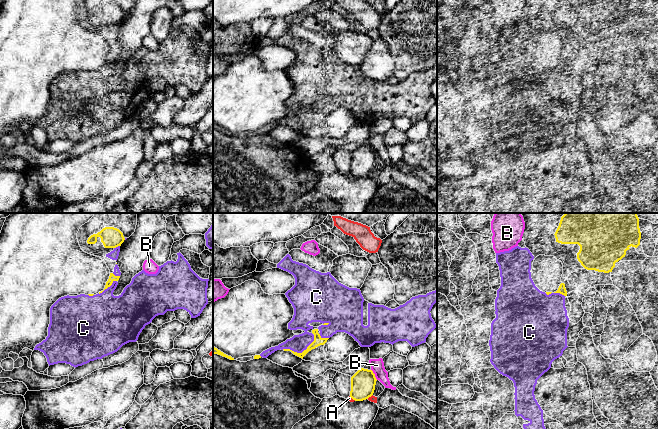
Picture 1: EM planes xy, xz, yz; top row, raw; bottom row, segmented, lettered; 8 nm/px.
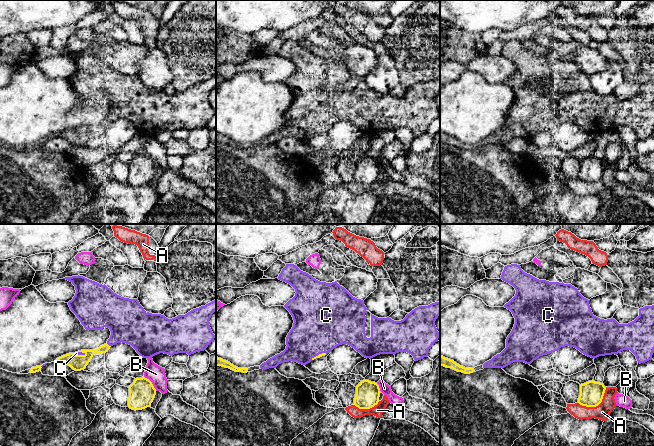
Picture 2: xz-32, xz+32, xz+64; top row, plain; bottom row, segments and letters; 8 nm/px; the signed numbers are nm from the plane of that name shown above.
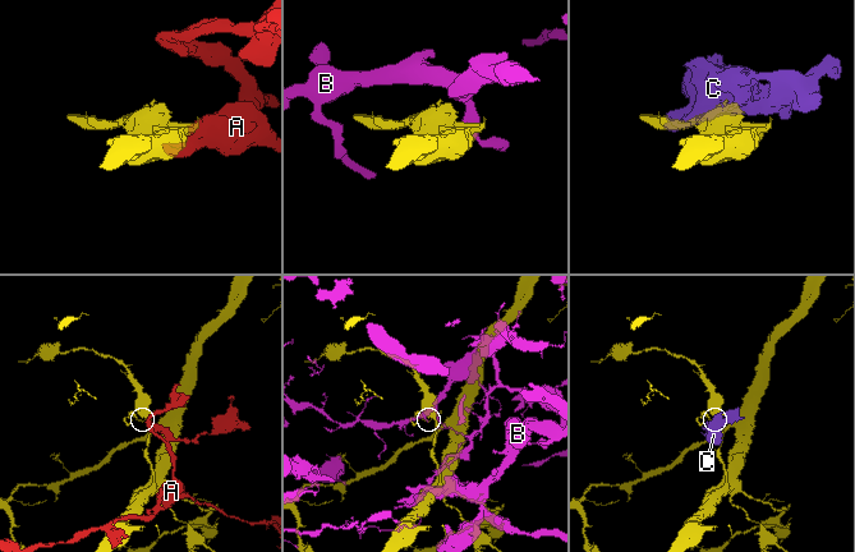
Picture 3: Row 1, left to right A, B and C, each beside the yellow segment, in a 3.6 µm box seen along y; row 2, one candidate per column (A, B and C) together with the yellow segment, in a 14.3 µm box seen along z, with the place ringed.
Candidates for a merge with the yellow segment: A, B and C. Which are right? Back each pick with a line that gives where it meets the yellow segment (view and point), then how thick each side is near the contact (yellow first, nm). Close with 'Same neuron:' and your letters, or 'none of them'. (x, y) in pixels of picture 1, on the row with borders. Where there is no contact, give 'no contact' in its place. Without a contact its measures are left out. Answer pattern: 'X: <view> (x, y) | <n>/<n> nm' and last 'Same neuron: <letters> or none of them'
Same neuron: none of them

